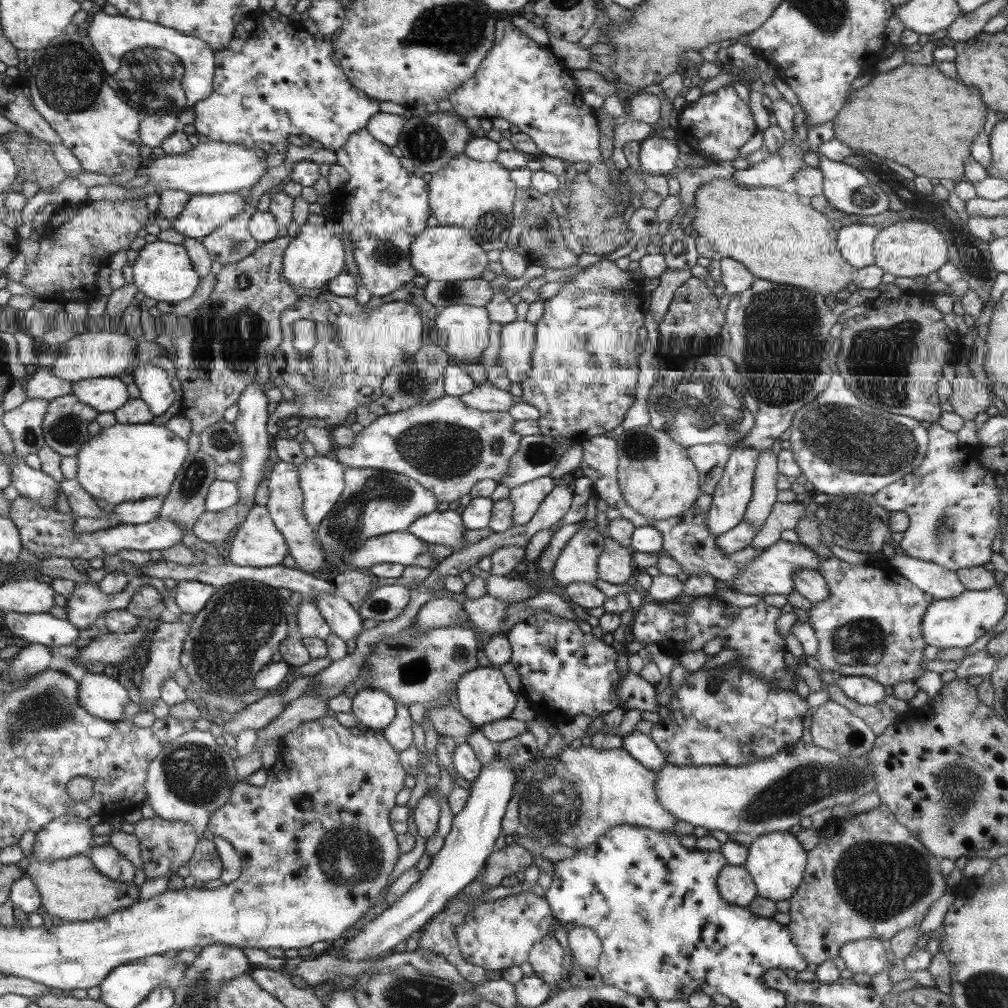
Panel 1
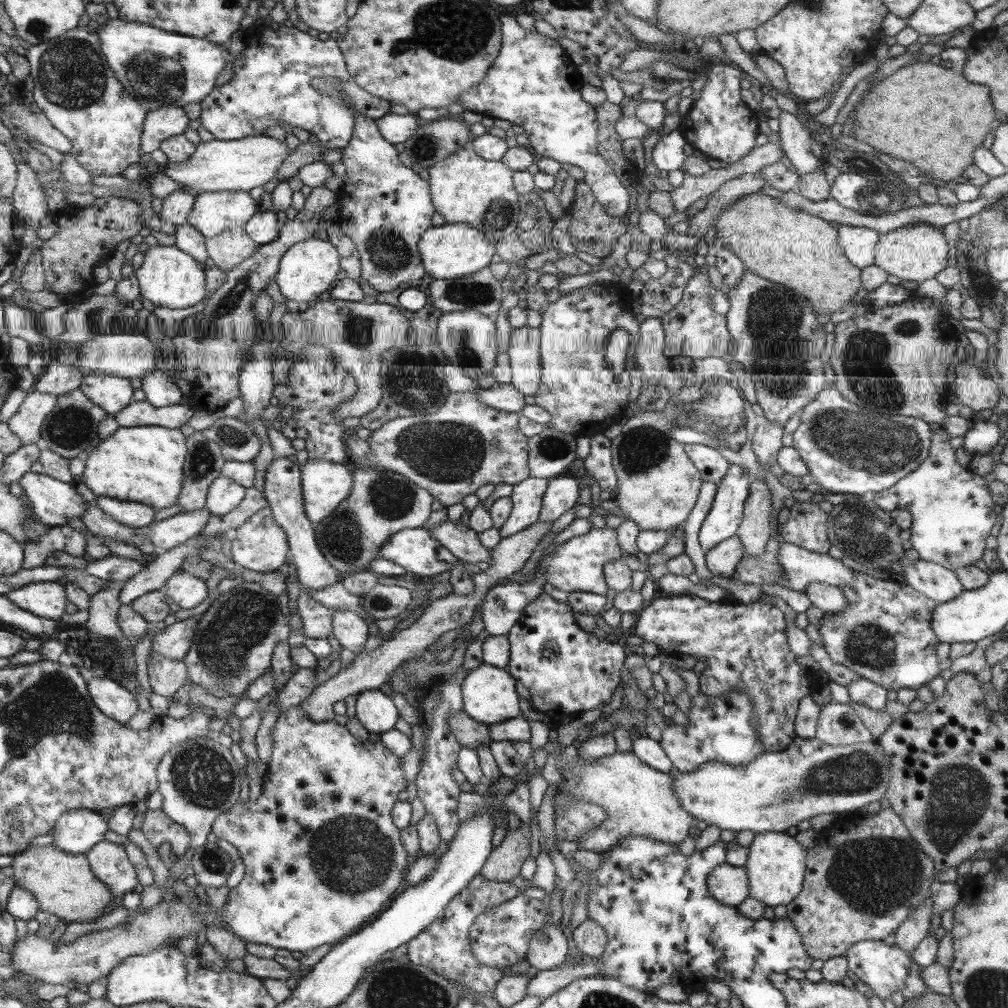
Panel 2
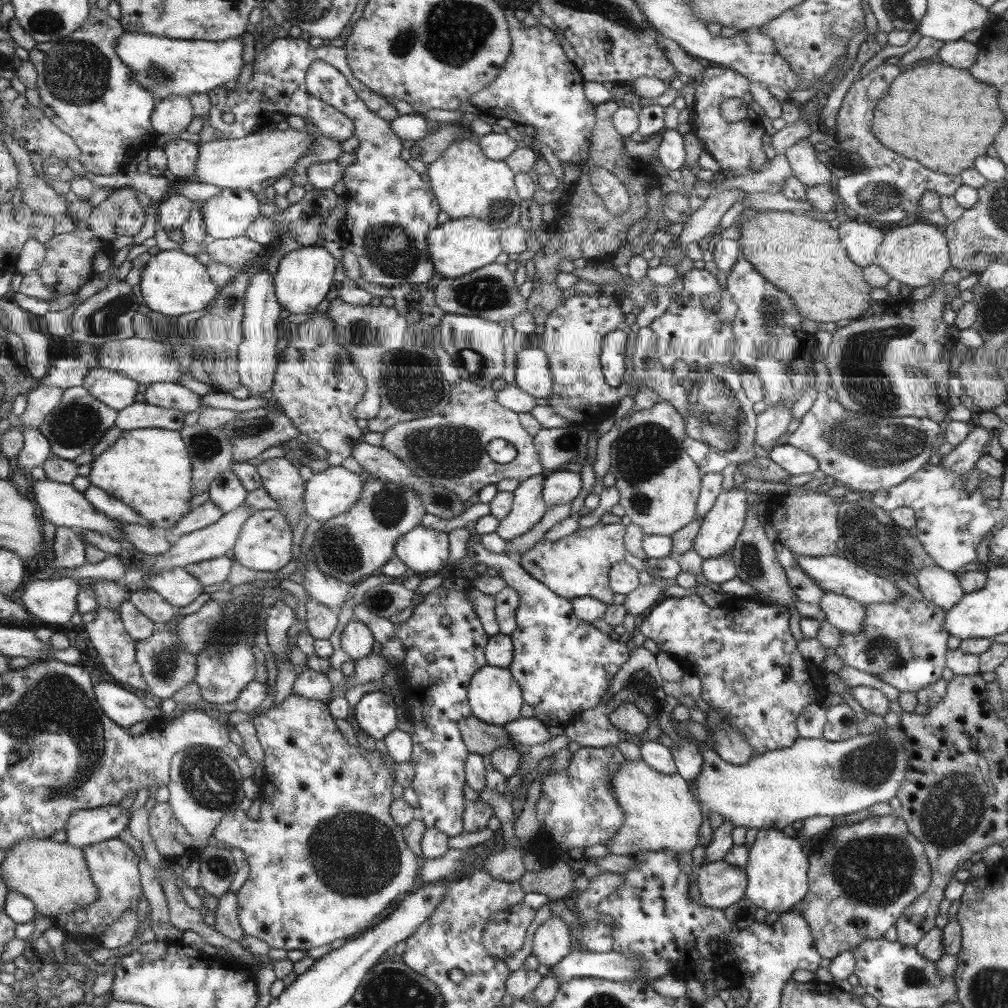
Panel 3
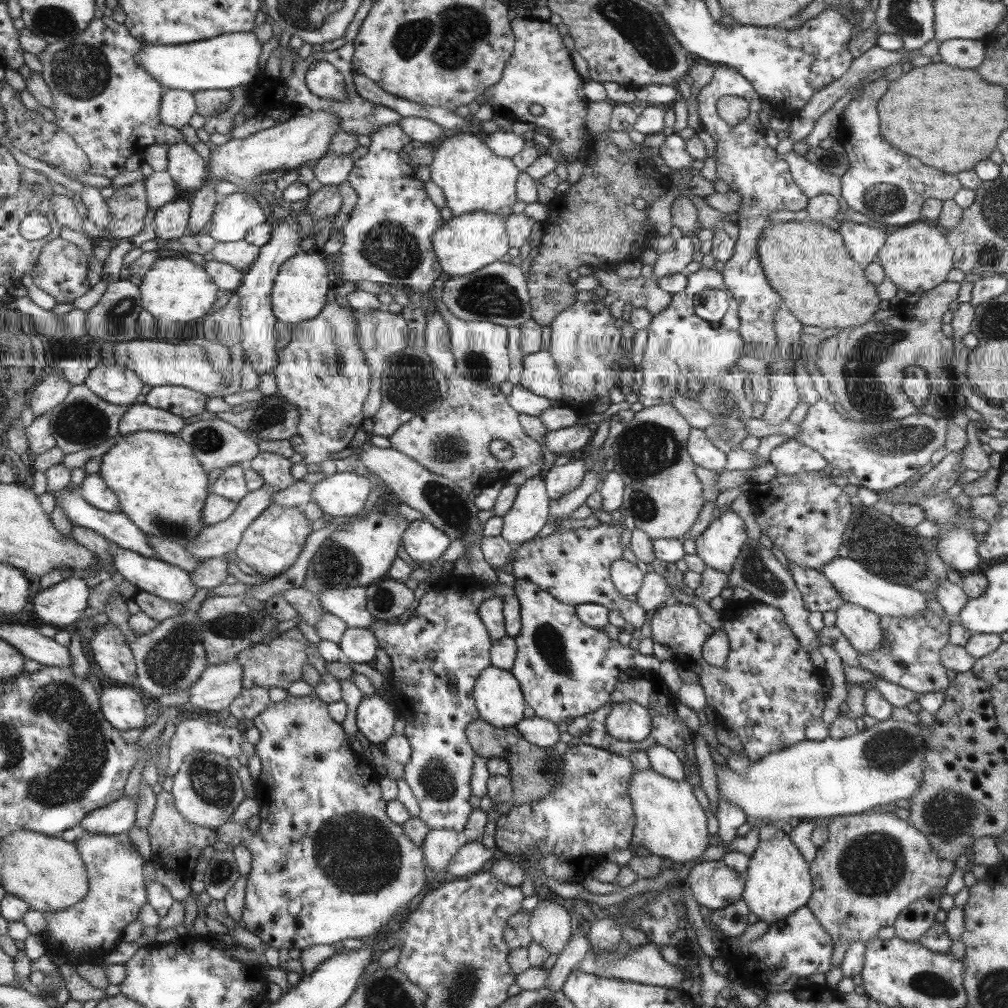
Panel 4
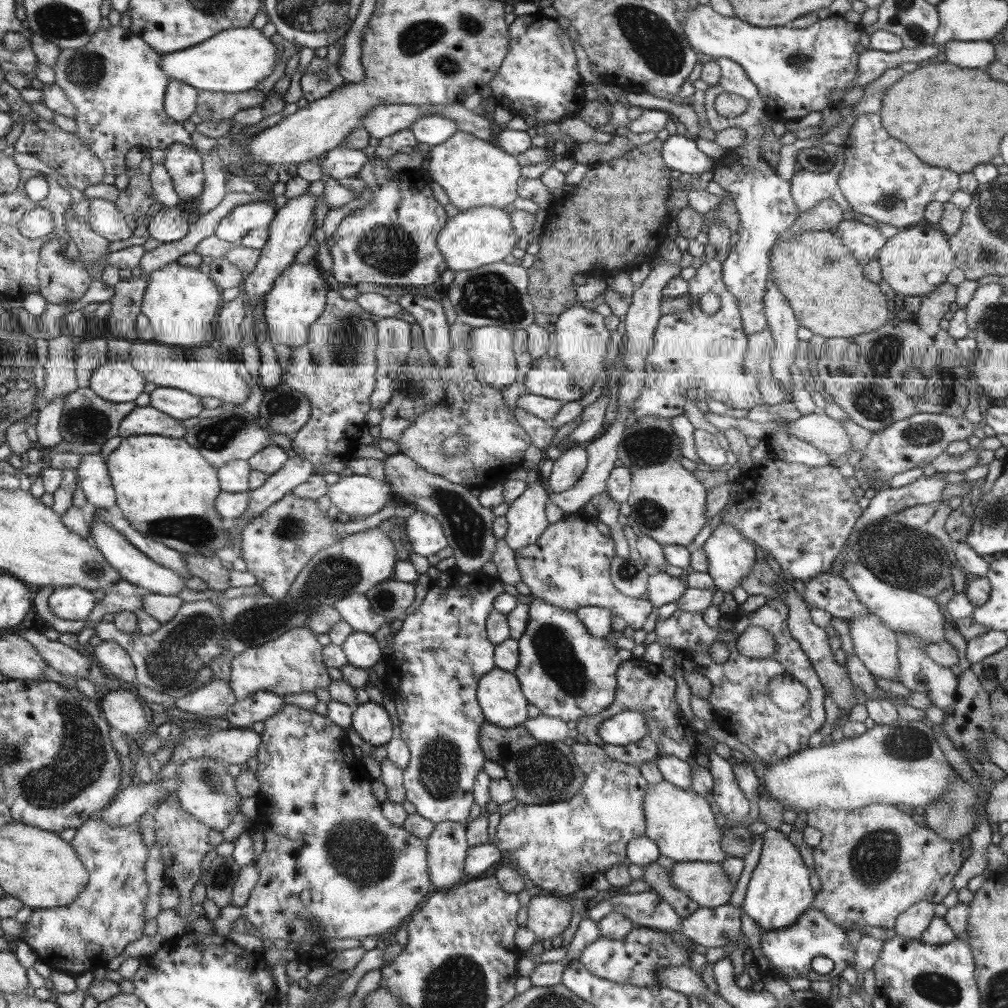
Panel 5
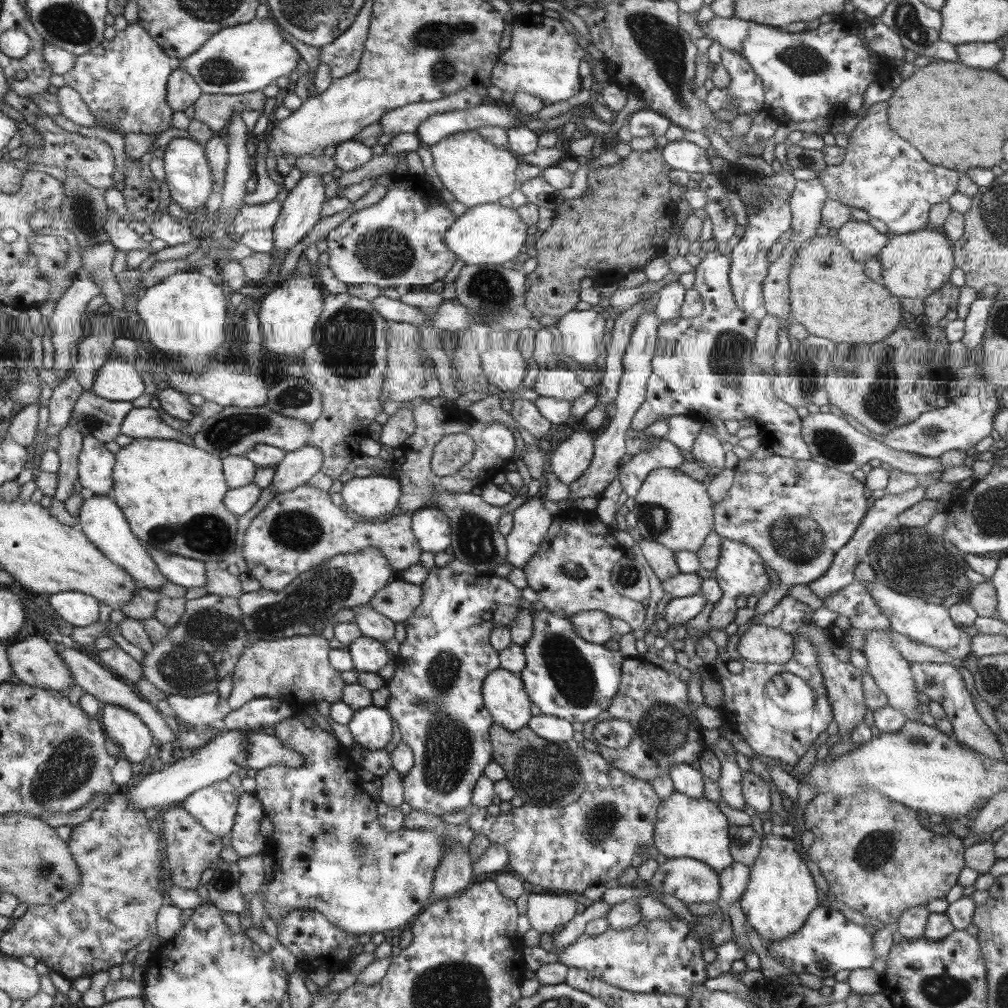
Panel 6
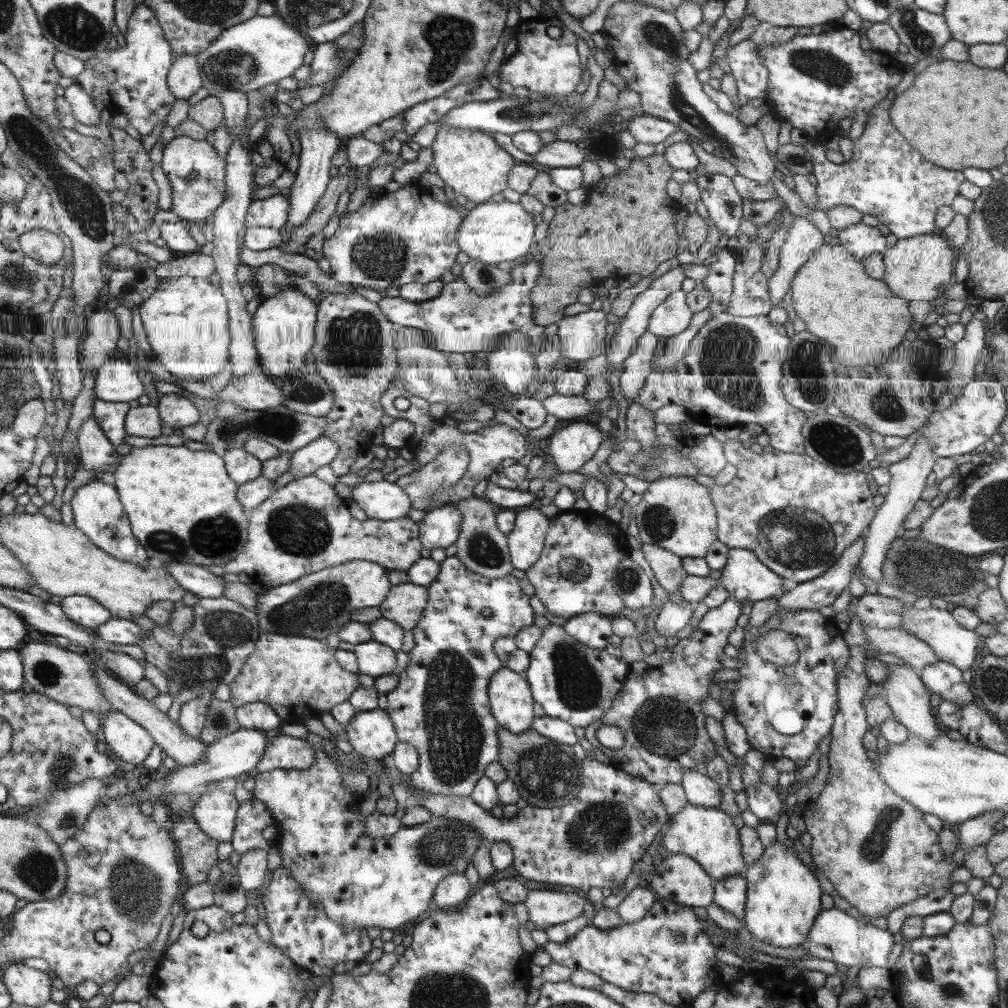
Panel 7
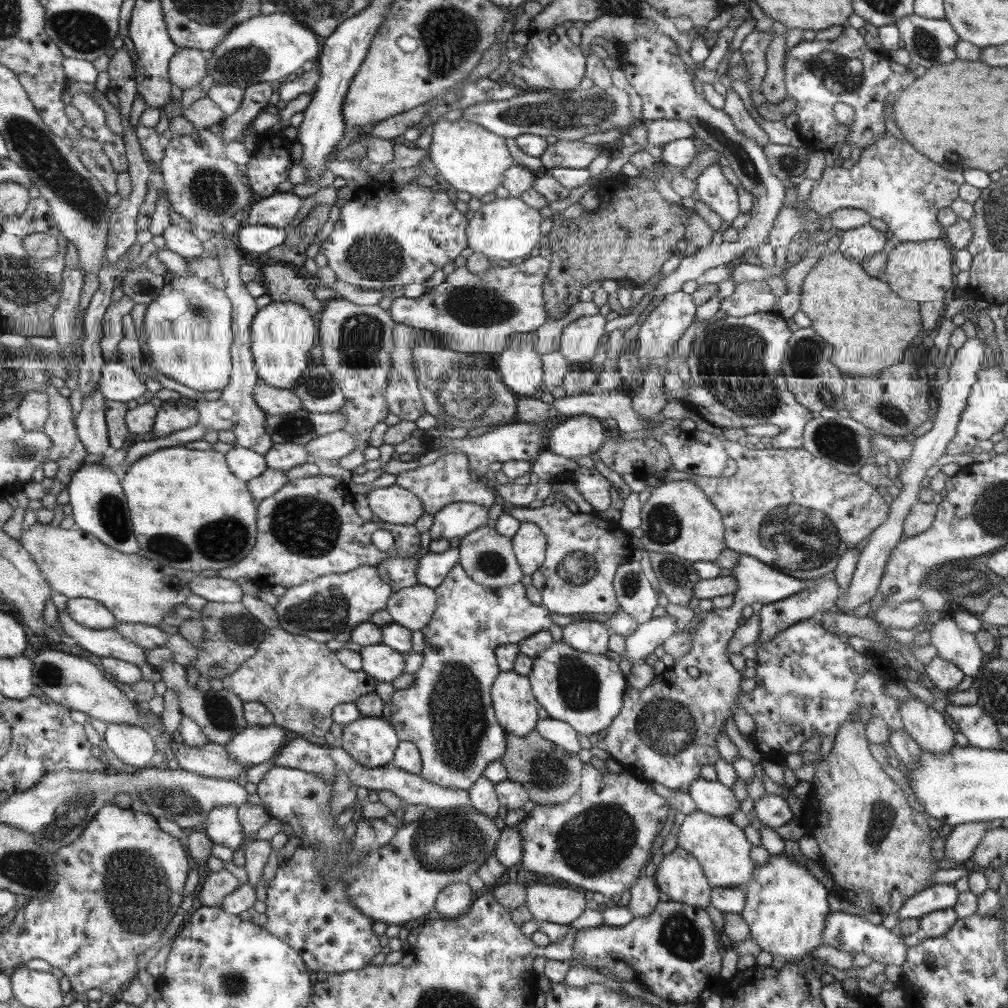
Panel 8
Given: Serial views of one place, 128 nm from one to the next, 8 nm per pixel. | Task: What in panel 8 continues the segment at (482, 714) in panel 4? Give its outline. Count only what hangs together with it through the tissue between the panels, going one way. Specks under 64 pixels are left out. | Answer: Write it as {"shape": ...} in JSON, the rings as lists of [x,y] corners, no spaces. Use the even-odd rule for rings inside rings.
{"shape":[[[500,672],[491,688],[492,707],[496,721],[505,732],[525,736],[537,722],[537,702],[533,700],[532,686],[525,676],[515,672]]]}

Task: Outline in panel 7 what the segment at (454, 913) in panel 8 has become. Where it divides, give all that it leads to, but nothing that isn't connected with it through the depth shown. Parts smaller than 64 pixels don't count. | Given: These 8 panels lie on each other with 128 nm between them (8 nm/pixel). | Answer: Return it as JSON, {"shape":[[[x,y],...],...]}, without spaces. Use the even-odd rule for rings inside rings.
{"shape":[[[454,872],[441,877],[433,894],[433,904],[441,910],[455,909],[463,904],[471,892],[472,885],[464,873]]]}

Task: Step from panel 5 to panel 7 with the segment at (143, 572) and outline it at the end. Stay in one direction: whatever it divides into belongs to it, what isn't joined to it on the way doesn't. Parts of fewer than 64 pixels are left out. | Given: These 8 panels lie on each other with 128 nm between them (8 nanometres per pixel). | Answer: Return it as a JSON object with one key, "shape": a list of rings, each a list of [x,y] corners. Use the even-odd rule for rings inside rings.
{"shape":[[[94,479],[81,486],[75,492],[71,500],[75,526],[84,531],[93,544],[101,547],[101,550],[123,562],[147,566],[151,560],[144,547],[132,535],[128,515],[125,514],[124,503],[120,499],[119,491],[112,479]]]}

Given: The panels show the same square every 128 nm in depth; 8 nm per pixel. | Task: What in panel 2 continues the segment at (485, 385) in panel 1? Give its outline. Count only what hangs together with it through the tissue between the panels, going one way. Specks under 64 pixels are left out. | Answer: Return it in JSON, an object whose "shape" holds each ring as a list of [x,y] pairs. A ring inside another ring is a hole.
{"shape":[[[493,384],[486,389],[479,389],[476,394],[476,399],[489,408],[518,414],[525,406],[523,397],[524,394],[510,384]]]}

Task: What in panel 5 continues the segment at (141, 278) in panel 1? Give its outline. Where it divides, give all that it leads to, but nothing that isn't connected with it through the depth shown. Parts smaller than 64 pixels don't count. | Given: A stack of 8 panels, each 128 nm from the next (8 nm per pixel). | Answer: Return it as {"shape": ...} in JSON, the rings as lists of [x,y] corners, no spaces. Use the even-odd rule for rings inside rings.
{"shape":[[[176,261],[166,265],[147,276],[140,304],[141,314],[148,318],[152,327],[152,341],[186,349],[204,346],[203,342],[215,344],[215,330],[213,333],[210,324],[215,324],[215,312],[219,306],[217,286],[199,269],[179,265]]]}

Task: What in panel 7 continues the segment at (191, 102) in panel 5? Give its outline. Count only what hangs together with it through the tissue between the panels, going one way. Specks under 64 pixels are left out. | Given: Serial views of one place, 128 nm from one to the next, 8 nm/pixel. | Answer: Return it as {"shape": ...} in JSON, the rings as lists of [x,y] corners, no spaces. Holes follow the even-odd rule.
{"shape":[[[190,54],[175,56],[167,76],[168,89],[177,100],[187,100],[202,86],[196,58]]]}

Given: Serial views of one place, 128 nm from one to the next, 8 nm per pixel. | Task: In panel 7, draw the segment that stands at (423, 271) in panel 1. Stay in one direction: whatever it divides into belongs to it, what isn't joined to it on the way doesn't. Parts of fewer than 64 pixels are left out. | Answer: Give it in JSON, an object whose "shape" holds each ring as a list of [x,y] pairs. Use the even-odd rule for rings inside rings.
{"shape":[[[506,200],[495,203],[486,201],[476,205],[466,213],[464,222],[456,232],[456,245],[469,259],[479,260],[487,265],[511,265],[511,260],[527,254],[533,239],[533,222],[528,212],[519,203],[512,204]]]}

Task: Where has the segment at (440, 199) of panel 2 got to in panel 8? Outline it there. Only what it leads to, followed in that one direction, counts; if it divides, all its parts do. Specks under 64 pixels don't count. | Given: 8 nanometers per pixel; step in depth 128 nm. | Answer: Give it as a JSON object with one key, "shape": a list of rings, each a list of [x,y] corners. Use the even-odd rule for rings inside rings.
{"shape":[[[440,118],[432,123],[431,132],[428,149],[431,163],[445,180],[445,184],[453,187],[455,191],[467,192],[470,197],[480,199],[494,192],[504,181],[504,172],[513,164],[511,152],[505,147],[505,140],[474,122],[461,118],[444,121]]]}

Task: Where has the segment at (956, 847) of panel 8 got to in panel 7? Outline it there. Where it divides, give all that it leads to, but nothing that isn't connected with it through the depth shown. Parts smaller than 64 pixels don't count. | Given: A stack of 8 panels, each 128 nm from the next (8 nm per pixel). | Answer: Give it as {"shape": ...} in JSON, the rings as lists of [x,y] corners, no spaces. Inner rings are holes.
{"shape":[[[993,811],[960,823],[956,834],[959,843],[958,848],[967,852],[979,845],[985,845],[994,835],[993,826],[1003,817],[1004,814],[1001,811]]]}

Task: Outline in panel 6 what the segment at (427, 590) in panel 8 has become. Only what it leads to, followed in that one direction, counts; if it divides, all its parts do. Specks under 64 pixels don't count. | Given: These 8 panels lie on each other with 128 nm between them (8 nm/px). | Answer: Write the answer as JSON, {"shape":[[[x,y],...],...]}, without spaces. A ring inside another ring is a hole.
{"shape":[[[391,581],[369,599],[373,609],[393,623],[407,621],[416,606],[420,605],[422,590],[420,586],[403,581]]]}

